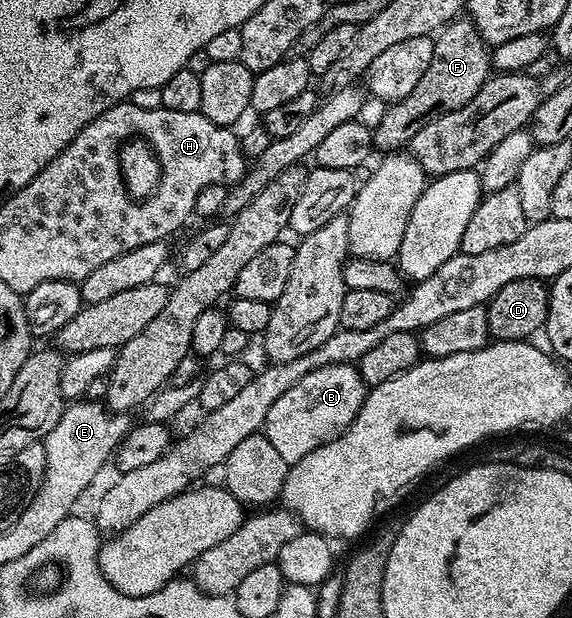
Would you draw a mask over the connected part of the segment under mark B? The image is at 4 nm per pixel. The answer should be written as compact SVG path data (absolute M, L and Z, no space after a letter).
M354 364L320 366L312 370L312 374L304 374L304 378L300 378L300 382L292 386L292 390L280 394L280 398L272 402L264 435L286 464L300 462L304 454L320 450L320 446L340 438L340 434L344 434L348 426L352 426L356 414L360 414L367 391L368 386Z

